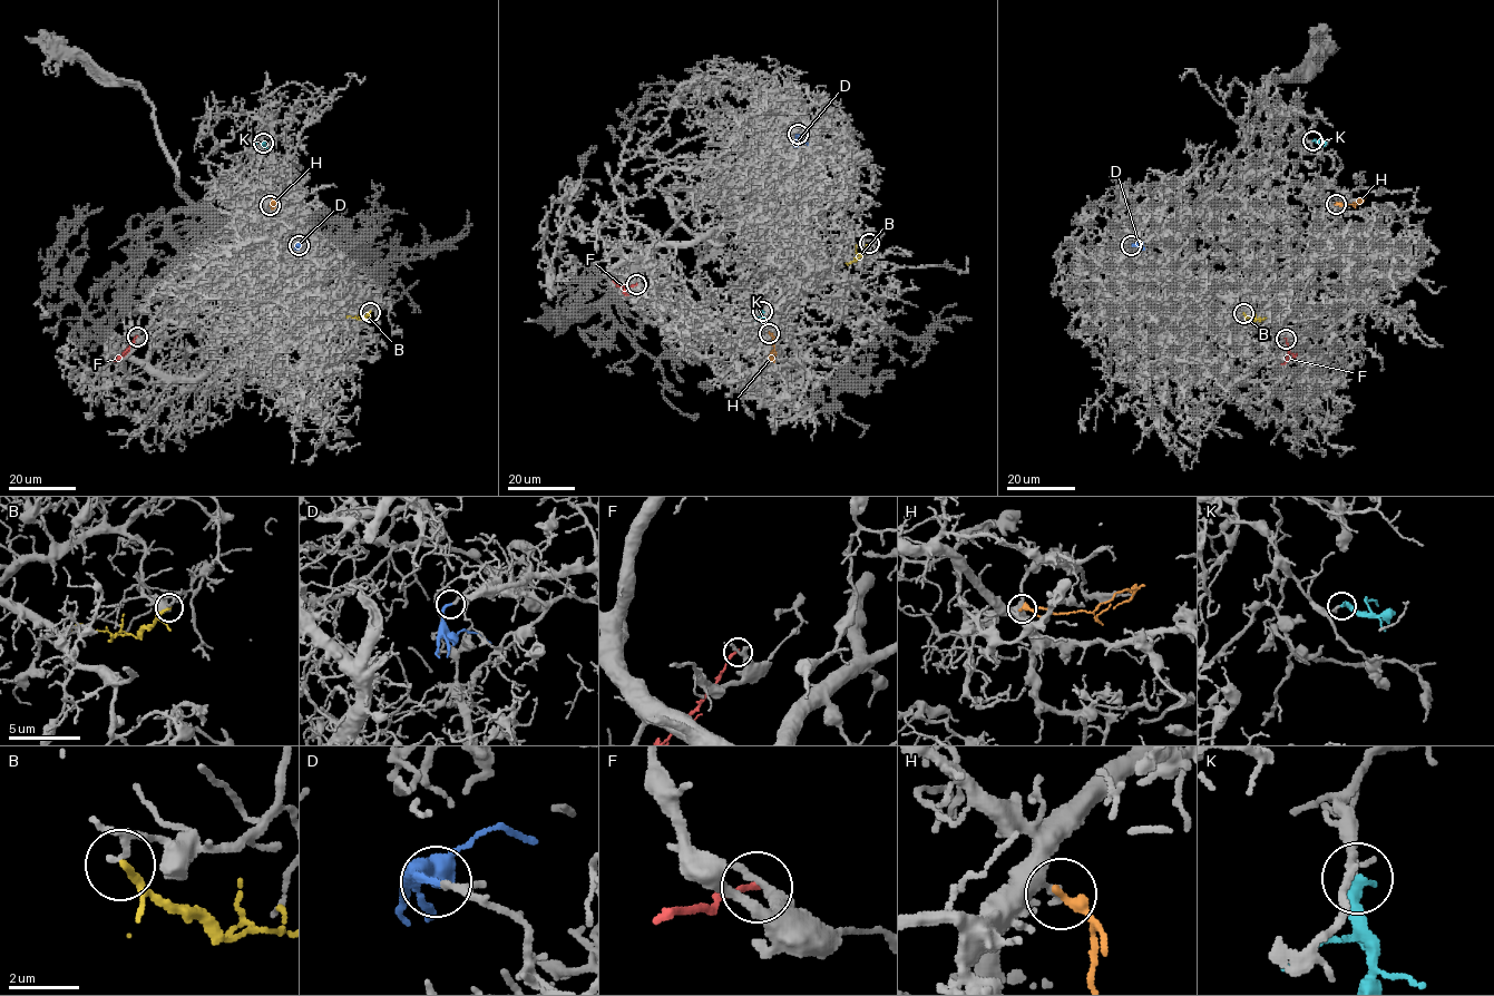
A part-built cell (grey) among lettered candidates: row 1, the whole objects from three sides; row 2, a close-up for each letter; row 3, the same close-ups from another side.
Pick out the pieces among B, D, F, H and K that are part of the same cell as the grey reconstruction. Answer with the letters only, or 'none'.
D, K

